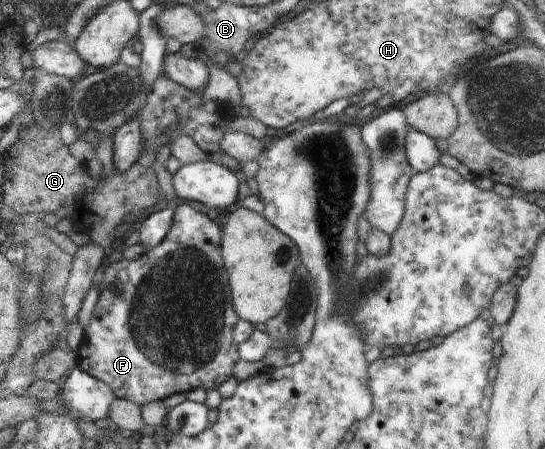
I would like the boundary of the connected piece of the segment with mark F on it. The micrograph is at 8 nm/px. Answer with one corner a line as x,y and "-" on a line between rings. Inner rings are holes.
188,203
179,204
174,211
171,229
157,247
135,259
109,263
103,273
99,301
89,325
84,327
76,353
76,364
82,372
109,385
116,397
140,405
198,387
206,391
217,389
234,377
235,363
240,359
232,334
238,317
221,253
222,228
-
117,283
123,285
119,293
113,291

